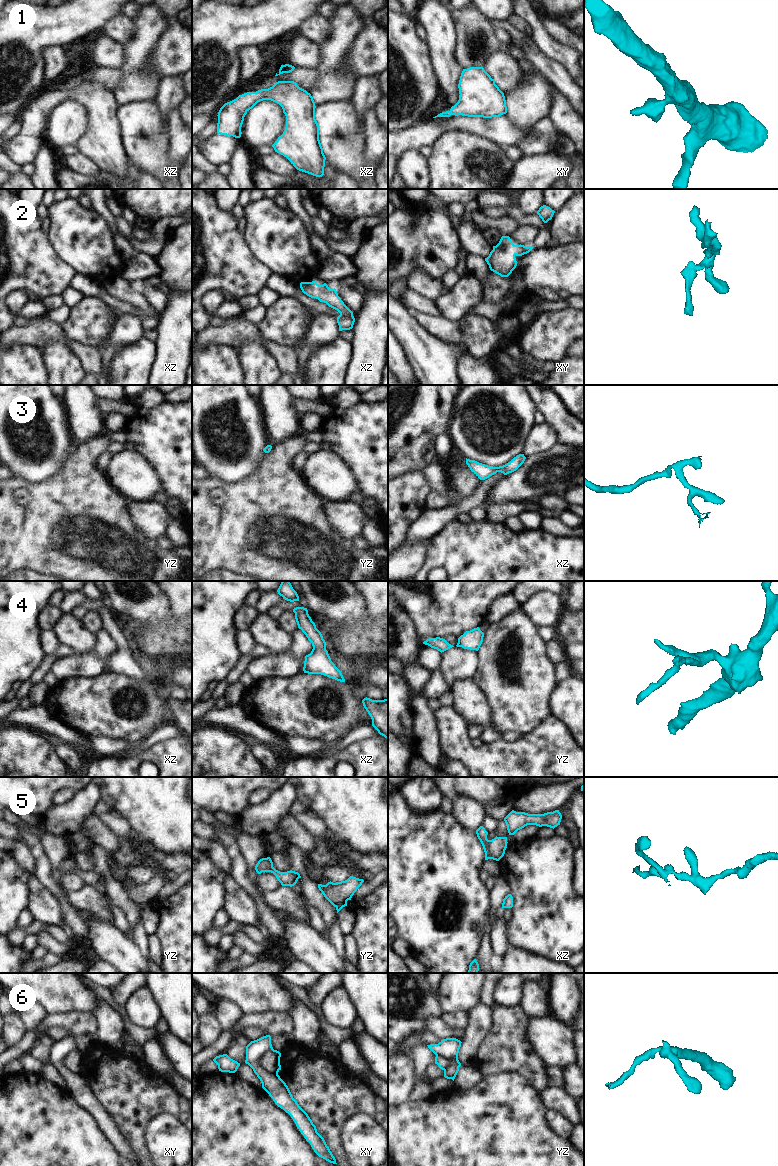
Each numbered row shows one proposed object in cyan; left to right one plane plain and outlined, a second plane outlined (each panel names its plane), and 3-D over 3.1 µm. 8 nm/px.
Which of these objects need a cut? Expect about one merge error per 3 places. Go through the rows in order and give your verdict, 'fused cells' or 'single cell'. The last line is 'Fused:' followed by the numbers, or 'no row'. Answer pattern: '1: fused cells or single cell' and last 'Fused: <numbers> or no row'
1: single cell
2: single cell
3: single cell
4: single cell
5: fused cells
6: fused cells
Fused: 5, 6

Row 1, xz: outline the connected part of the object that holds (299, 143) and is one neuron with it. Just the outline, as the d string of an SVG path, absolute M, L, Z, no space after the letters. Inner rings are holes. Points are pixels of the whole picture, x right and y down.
M278 81L268 89L247 92L225 103L217 115L217 133L240 138L245 115L263 100L279 104L286 116L285 130L272 145L275 152L286 157L297 170L322 177L326 157L319 140L315 102L294 81Z

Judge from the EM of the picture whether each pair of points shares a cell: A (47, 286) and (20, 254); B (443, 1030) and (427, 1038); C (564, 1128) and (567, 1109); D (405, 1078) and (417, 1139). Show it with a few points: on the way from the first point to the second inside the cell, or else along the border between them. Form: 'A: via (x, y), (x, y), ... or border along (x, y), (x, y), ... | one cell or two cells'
A: via (44, 278), (28, 262) | one cell
B: border along (429, 1029), (441, 1039) | two cells
C: border along (547, 1108), (559, 1111), (572, 1125) | two cells
D: border along (415, 1096), (398, 1106) | two cells

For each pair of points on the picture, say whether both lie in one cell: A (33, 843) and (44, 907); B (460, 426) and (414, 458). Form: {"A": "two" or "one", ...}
{"A": "two", "B": "two"}

